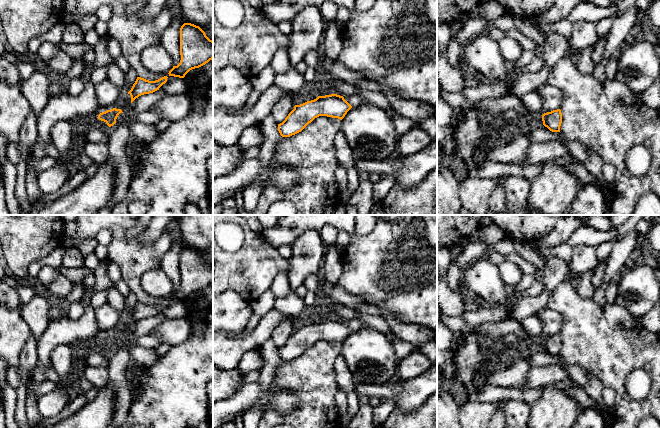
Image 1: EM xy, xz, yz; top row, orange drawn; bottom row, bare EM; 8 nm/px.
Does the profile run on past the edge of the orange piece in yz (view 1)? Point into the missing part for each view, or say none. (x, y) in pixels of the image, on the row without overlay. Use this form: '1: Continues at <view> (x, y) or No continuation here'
1: No continuation here

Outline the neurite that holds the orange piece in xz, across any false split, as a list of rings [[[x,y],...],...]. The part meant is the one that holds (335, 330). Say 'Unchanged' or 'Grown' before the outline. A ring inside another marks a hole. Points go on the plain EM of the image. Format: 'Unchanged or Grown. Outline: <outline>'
Unchanged. Outline: [[[337,318],[318,320],[316,323],[295,329],[285,344],[278,348],[282,361],[290,361],[301,356],[309,347],[319,340],[342,344],[352,330]]]

